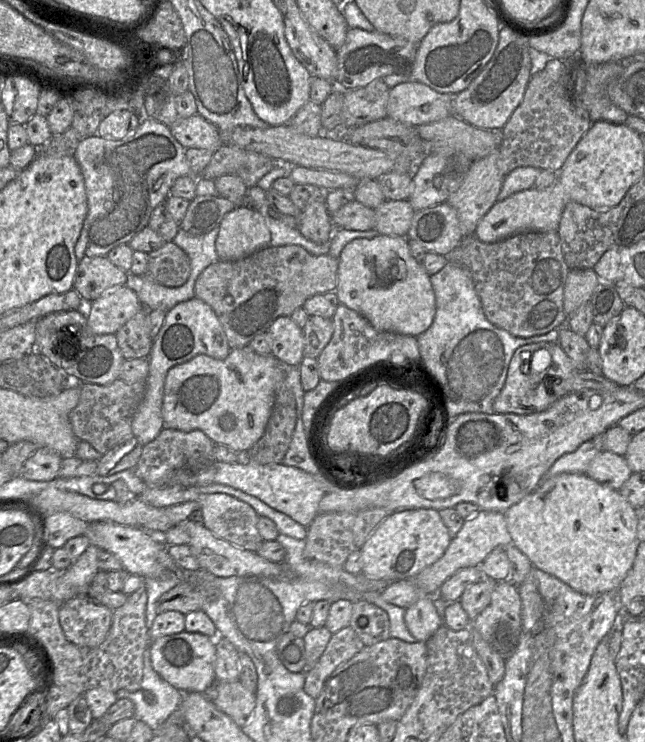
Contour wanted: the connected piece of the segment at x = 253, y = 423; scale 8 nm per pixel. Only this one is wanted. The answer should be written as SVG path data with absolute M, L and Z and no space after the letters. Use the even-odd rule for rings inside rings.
M249 346L231 349L223 360L199 354L187 362L173 366L168 370L164 382L163 428L184 432L200 430L215 444L229 447L244 459L244 454L265 432L276 395L285 379L285 366L275 356L257 354Z

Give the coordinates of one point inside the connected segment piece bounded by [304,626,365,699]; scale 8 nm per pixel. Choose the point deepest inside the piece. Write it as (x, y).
(344, 644)

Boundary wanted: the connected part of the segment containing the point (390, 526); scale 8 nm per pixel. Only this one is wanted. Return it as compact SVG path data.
M404 509L391 513L372 532L361 548L361 574L368 579L398 581L412 578L439 560L452 537L438 510Z

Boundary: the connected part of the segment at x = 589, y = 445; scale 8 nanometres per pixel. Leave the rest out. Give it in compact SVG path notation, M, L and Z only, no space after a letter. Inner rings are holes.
M602 434L583 442L575 451L559 457L543 479L549 479L561 473L585 473L593 458L603 450Z

